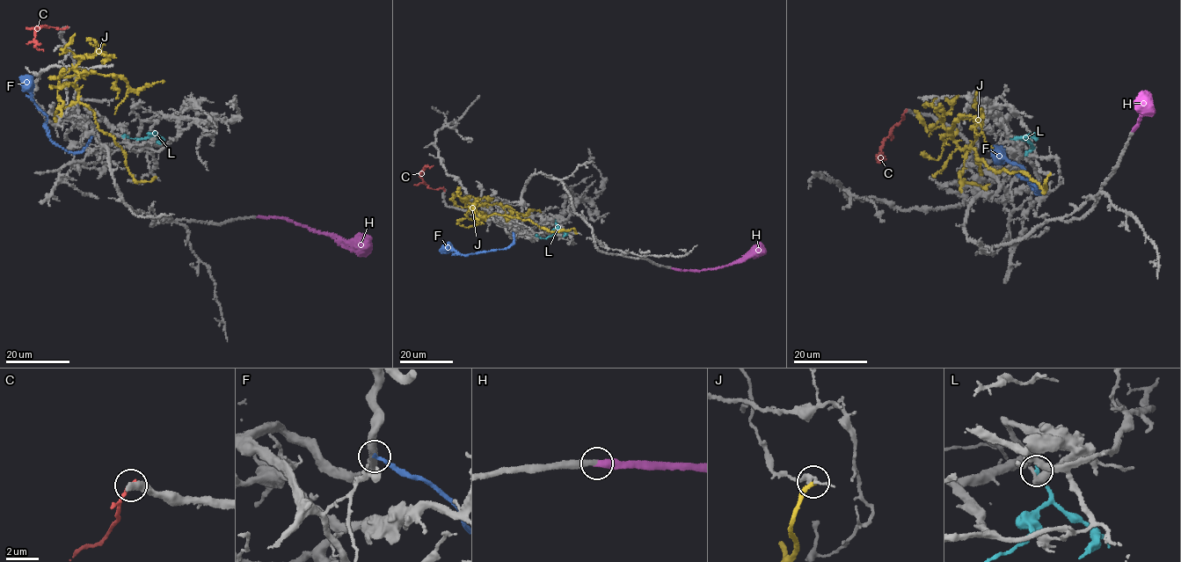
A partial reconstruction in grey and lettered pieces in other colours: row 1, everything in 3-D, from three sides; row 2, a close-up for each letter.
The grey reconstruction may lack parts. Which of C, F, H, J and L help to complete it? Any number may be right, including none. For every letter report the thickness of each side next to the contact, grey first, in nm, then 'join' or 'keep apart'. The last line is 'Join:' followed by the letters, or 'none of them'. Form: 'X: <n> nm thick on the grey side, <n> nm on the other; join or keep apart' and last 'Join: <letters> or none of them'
C: 460 nm thick on the grey side, 240 nm on the other; keep apart
F: 480 nm thick on the grey side, 220 nm on the other; keep apart
H: 280 nm thick on the grey side, 360 nm on the other; join
J: 300 nm thick on the grey side, 300 nm on the other; keep apart
L: 200 nm thick on the grey side, 340 nm on the other; keep apart
Join: H

